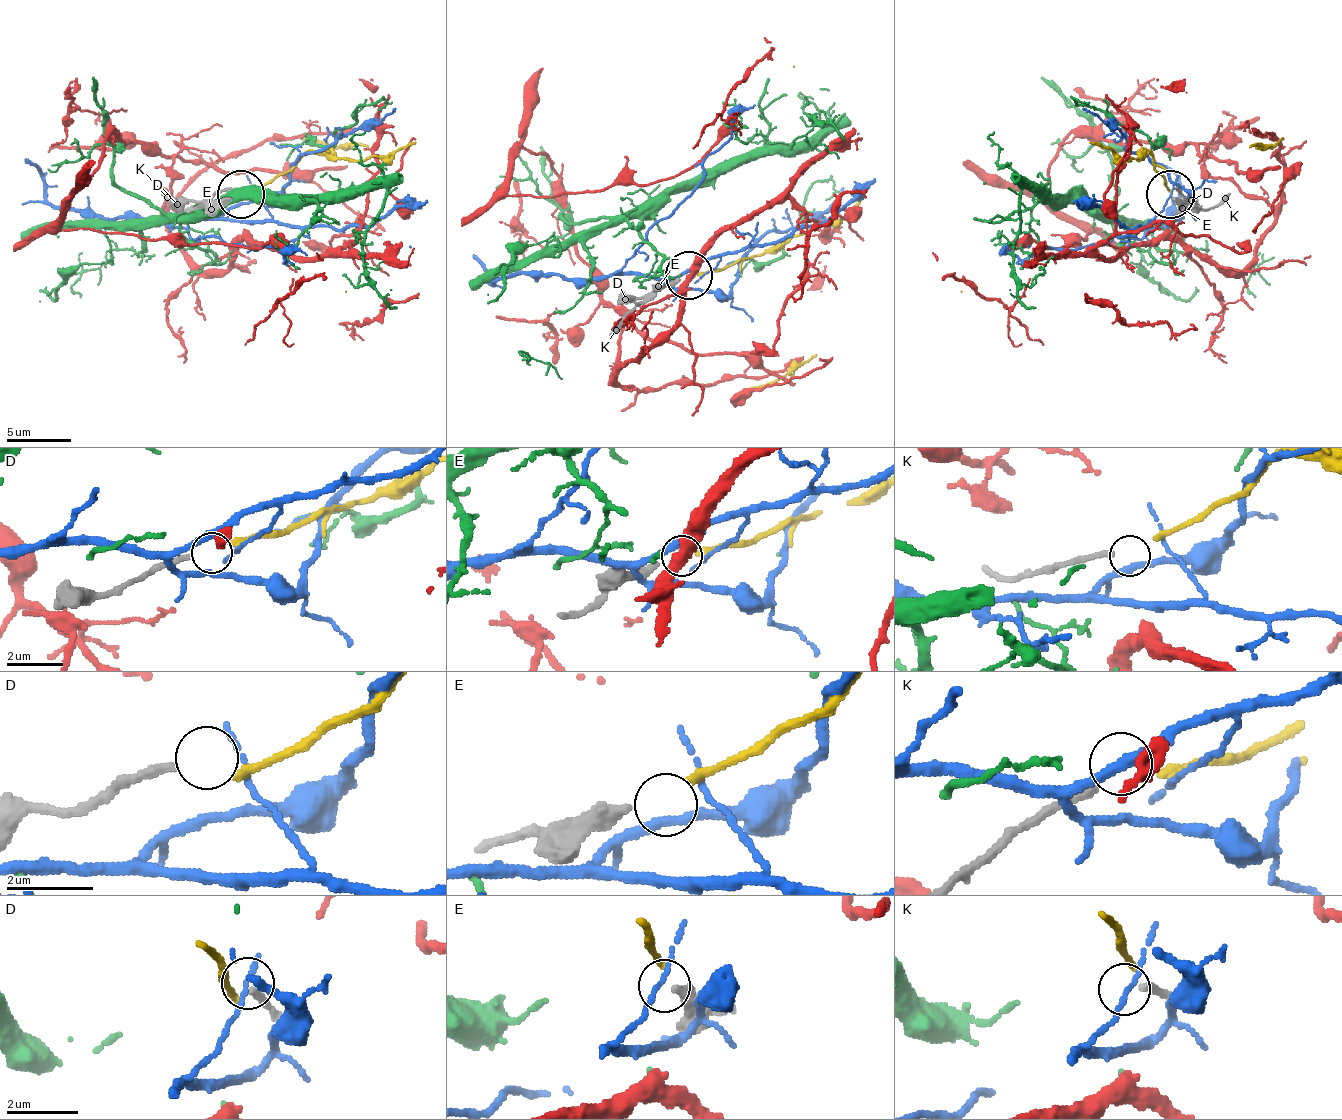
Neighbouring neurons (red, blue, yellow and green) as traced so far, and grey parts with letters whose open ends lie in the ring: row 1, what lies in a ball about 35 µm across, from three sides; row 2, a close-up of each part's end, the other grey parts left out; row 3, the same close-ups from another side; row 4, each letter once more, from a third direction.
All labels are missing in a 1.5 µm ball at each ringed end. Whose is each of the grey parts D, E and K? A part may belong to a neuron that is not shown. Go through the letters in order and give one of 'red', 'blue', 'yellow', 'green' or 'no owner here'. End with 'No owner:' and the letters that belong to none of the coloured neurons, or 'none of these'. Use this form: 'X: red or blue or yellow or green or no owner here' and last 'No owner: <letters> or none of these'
D: no owner here
E: yellow
K: no owner here
No owner: D, K

